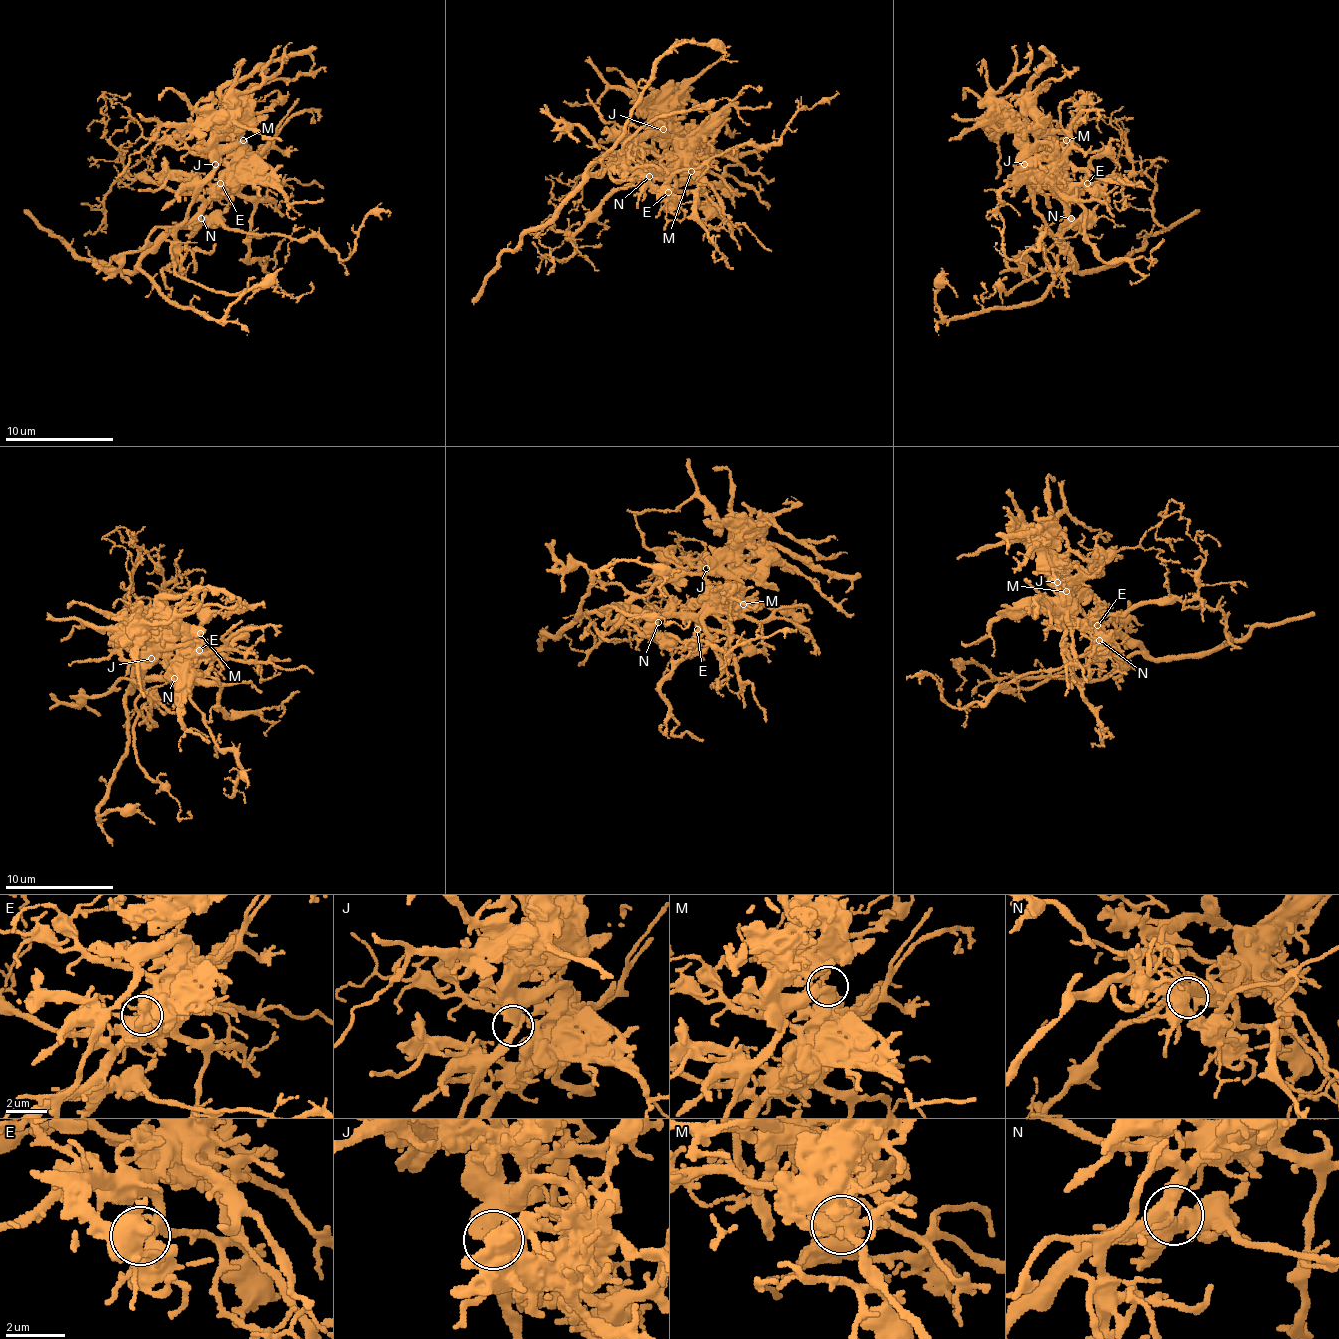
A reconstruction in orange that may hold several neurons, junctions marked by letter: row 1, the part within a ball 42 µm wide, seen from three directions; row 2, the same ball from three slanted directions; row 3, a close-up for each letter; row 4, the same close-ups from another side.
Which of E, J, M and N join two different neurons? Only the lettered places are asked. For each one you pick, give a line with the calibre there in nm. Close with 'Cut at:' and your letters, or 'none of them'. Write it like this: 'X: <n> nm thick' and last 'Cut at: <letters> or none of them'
M: 240 nm thick
Cut at: M

